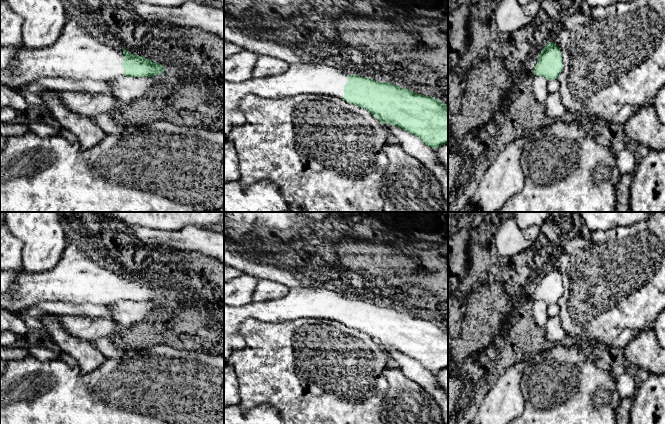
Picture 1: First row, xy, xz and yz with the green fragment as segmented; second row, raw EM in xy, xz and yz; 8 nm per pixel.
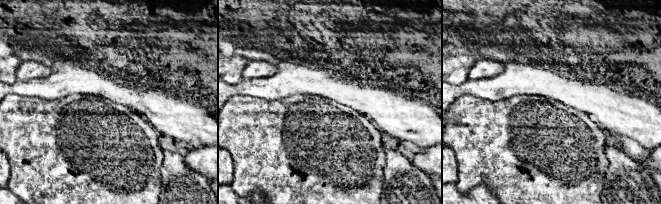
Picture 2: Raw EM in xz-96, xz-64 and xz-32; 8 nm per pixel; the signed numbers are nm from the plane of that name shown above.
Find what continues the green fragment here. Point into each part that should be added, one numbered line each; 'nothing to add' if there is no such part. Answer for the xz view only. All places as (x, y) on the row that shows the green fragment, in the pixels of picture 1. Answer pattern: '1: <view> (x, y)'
1: xz (319, 79)

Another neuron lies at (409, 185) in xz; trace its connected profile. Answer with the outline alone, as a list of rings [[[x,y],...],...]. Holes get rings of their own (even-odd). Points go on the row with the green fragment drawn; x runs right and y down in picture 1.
[[[386,144],[383,153],[389,158],[381,188],[383,212],[448,212],[440,183],[426,164],[405,152],[400,145]]]

